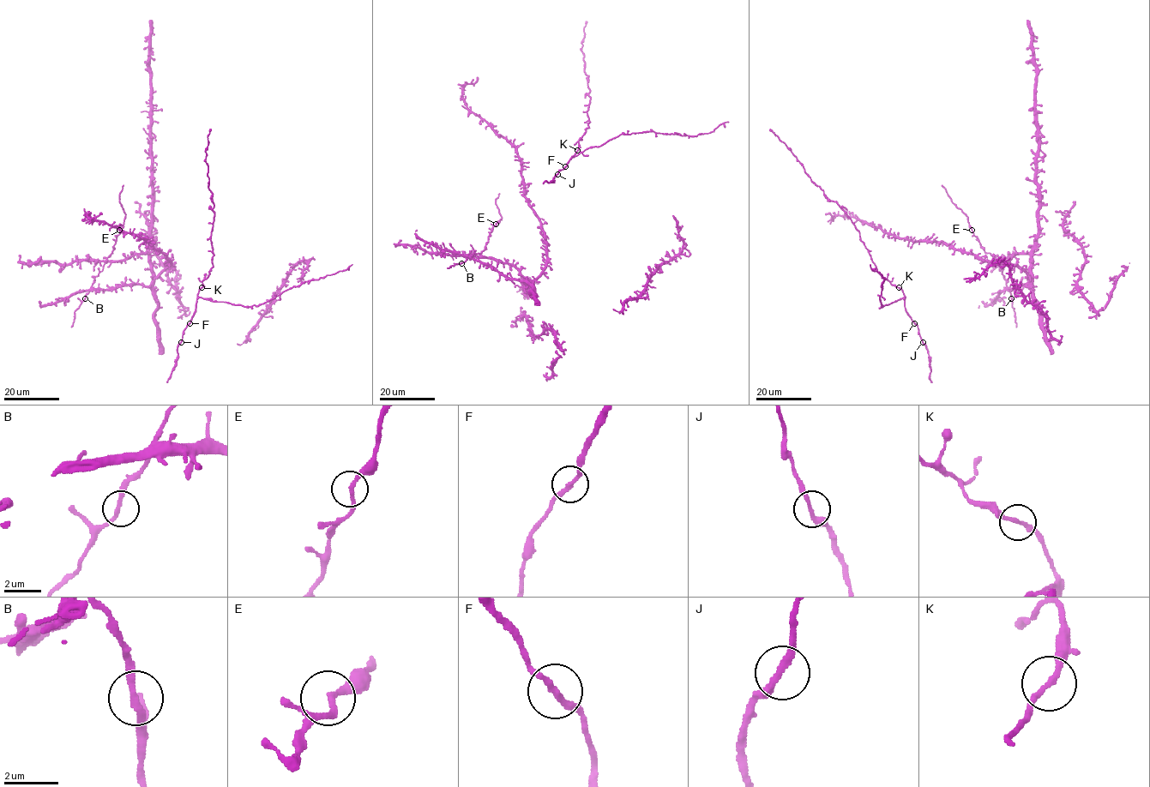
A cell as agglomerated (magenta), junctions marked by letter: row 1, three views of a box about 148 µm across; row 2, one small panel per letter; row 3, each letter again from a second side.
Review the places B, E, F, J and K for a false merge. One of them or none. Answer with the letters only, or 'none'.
none

